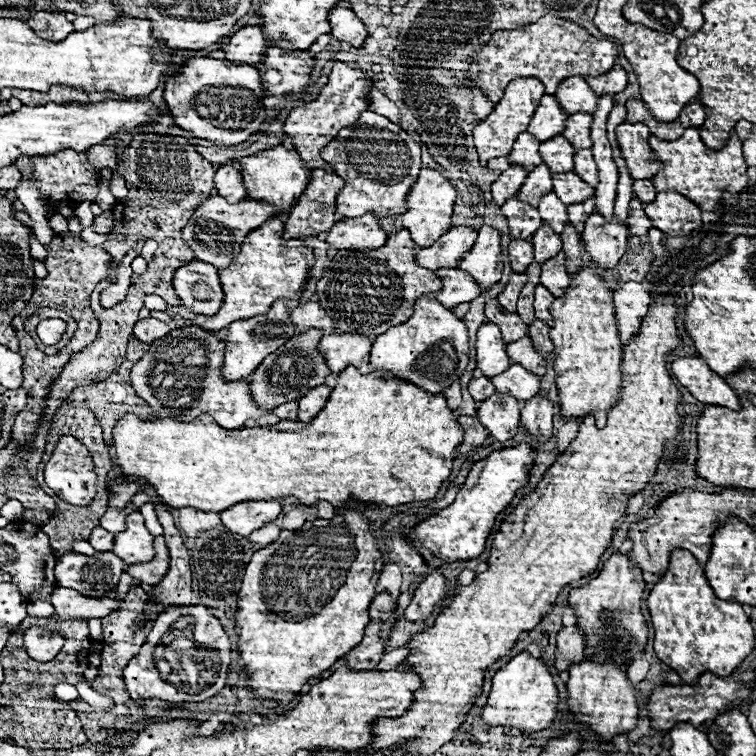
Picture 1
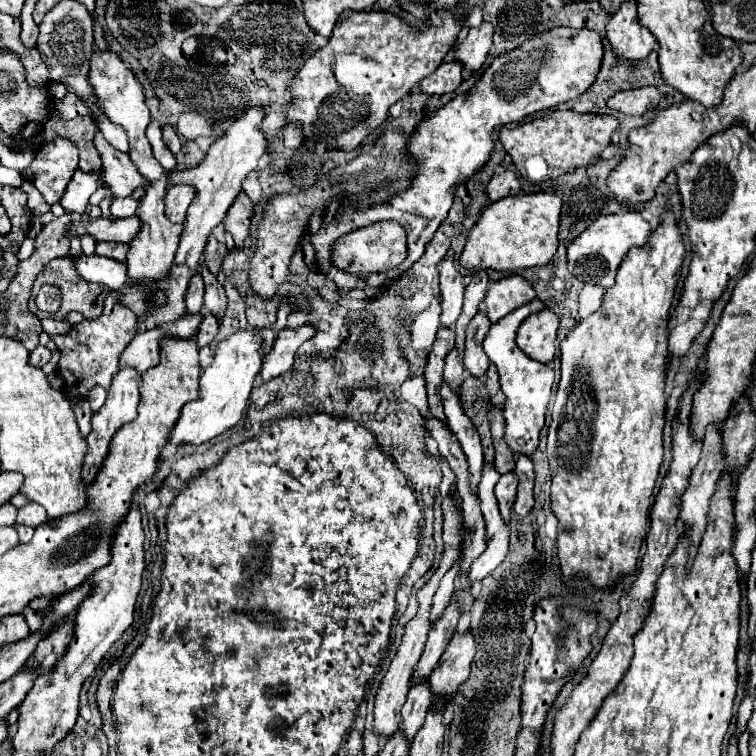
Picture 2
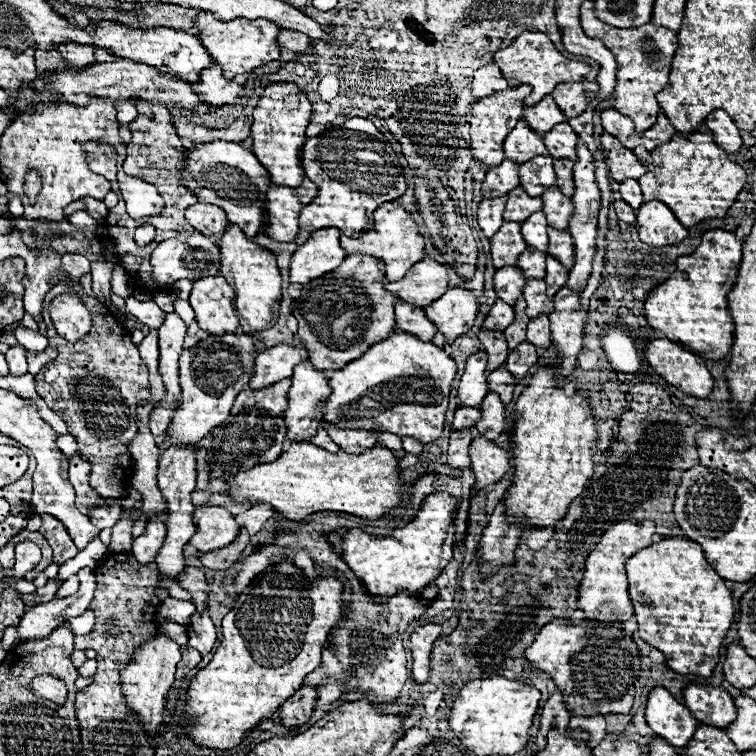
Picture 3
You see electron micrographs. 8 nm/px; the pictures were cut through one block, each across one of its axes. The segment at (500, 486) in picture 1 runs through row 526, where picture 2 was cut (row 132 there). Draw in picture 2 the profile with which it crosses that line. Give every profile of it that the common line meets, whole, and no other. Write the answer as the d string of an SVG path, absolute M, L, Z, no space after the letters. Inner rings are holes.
M552 28L524 42L520 48L494 58L494 62L486 68L486 72L470 92L460 94L446 106L438 108L430 118L422 120L416 132L408 138L406 152L414 162L418 162L418 172L414 174L412 184L406 192L392 196L392 200L384 204L374 204L362 210L356 210L354 204L346 204L310 238L316 250L316 268L330 280L334 280L338 290L344 294L354 288L380 288L402 276L424 254L426 244L444 222L452 206L452 188L458 184L458 180L466 180L488 162L494 150L492 130L508 122L518 122L536 110L546 110L578 98L596 80L602 64L602 54L604 48L598 32L588 28ZM498 88L504 88L504 92L500 92ZM378 220L394 220L404 226L408 234L408 258L394 270L364 278L332 268L328 260L332 254L332 242L342 234L356 230L358 226L368 226Z

